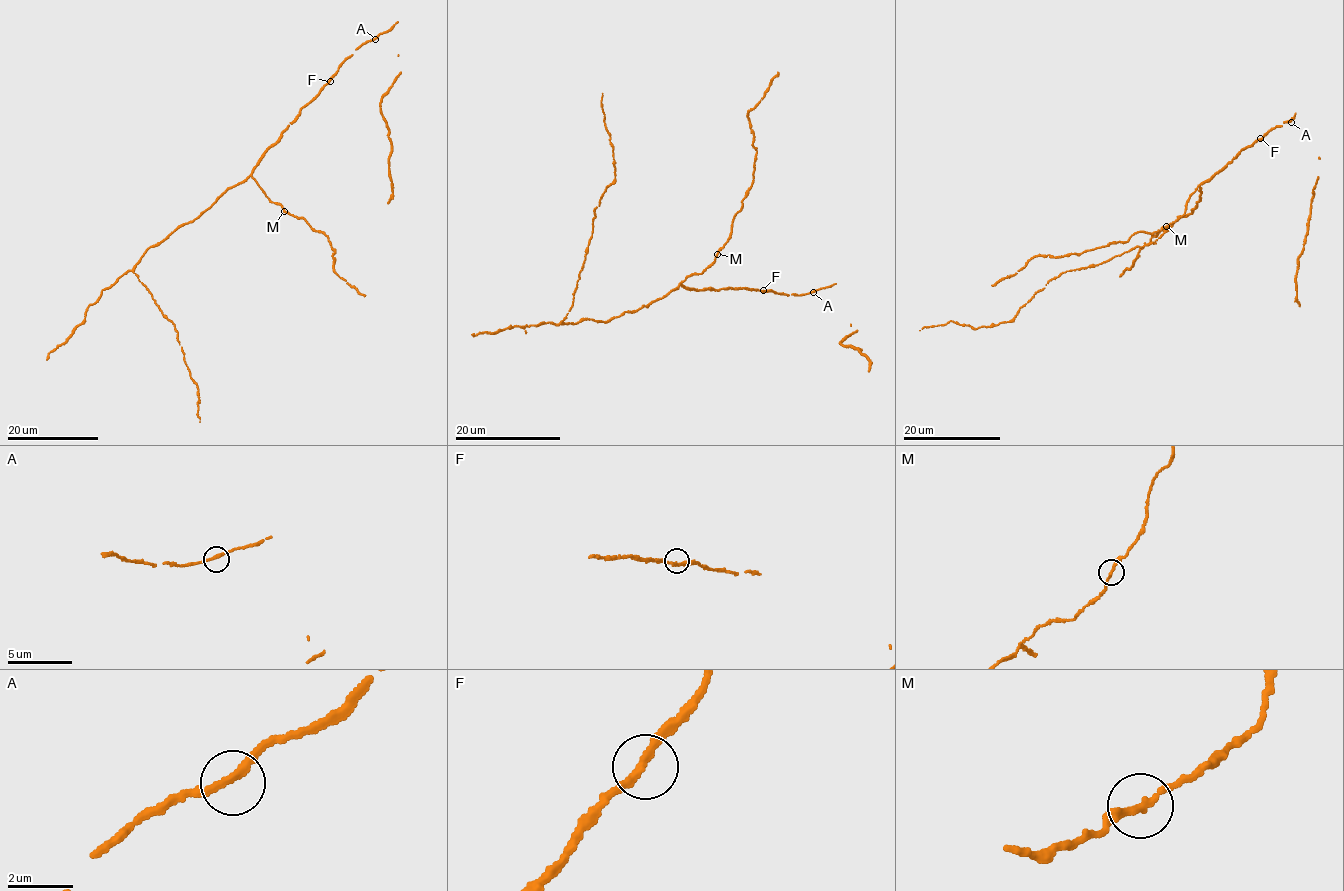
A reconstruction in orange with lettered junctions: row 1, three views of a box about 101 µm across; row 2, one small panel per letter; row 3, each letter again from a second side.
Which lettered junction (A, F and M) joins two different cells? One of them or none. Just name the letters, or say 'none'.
none

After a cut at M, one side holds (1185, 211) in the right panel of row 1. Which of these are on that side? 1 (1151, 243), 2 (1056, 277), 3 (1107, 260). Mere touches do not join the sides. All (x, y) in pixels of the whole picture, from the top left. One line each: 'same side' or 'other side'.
1: same side
2: same side
3: same side

